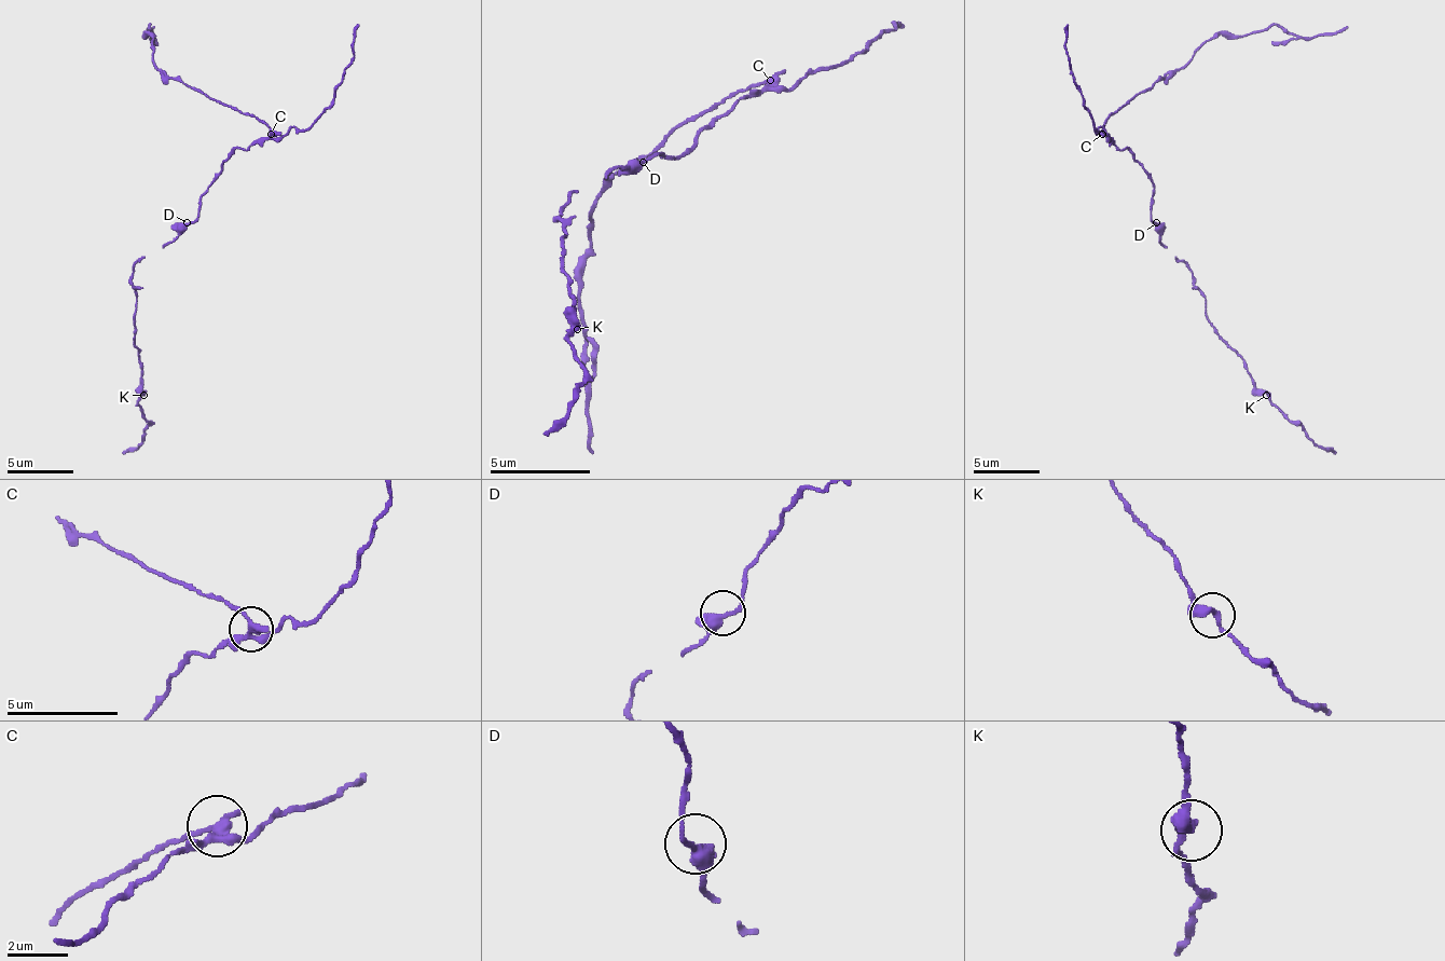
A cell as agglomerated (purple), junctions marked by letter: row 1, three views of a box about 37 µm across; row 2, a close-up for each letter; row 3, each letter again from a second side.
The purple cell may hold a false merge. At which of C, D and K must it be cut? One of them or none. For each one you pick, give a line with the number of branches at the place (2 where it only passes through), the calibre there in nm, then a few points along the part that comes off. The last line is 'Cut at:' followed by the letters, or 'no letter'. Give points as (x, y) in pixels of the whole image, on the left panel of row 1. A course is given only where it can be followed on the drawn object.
C: 3 | 260 nm
Cut at: C

